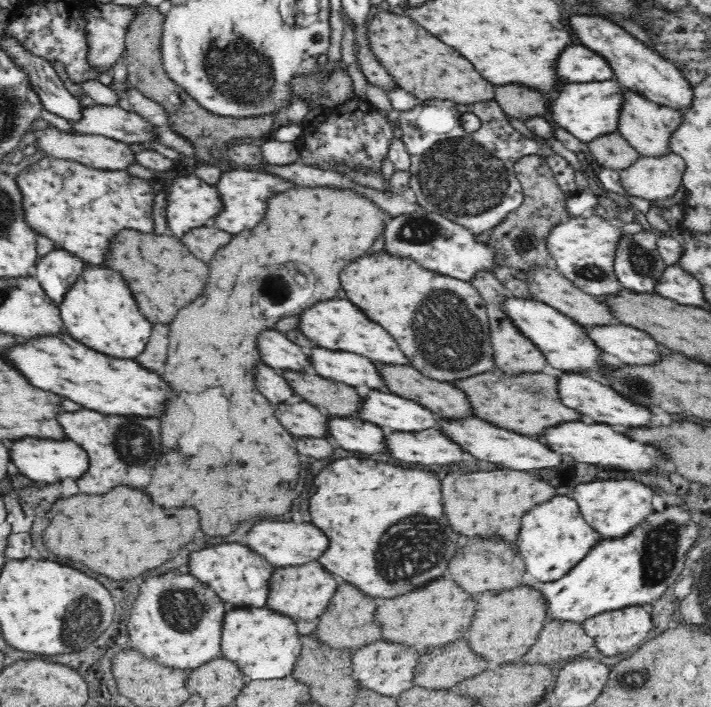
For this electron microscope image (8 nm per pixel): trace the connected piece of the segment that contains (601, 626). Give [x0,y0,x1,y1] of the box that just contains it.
[582,608,652,656]

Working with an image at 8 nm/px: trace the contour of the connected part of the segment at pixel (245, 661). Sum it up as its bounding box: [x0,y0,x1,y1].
[222,608,300,680]

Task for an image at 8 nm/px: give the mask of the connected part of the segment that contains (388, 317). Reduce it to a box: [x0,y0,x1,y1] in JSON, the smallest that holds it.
[340,250,495,383]

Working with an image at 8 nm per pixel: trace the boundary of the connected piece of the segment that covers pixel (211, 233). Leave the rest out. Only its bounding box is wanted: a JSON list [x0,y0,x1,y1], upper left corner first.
[182,226,230,262]

